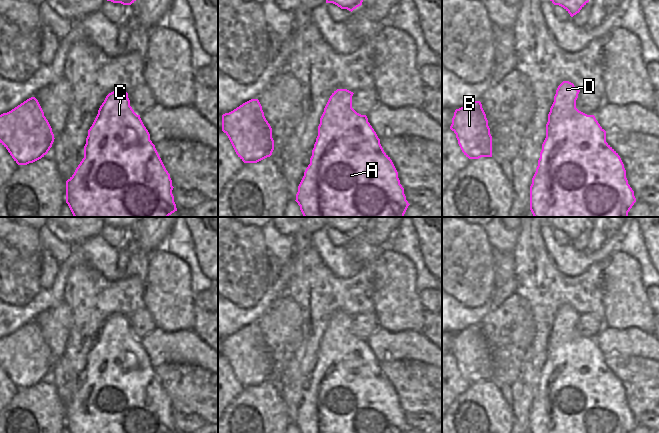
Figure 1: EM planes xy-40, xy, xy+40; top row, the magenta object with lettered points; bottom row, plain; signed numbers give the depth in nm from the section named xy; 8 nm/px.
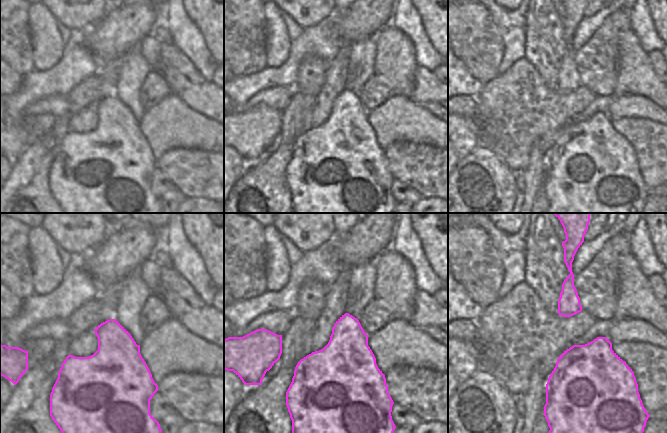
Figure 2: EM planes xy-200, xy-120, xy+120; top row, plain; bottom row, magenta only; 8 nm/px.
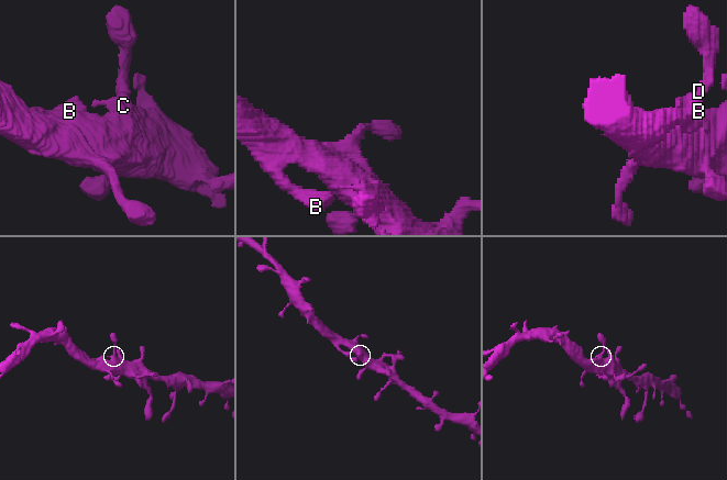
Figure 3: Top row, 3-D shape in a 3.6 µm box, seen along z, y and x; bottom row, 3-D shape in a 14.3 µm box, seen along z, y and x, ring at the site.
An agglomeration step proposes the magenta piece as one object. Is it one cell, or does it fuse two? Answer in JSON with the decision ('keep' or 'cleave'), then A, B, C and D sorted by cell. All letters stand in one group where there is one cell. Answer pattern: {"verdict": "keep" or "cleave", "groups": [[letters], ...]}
{"verdict": "keep", "groups": [["A", "B", "C", "D"]]}

